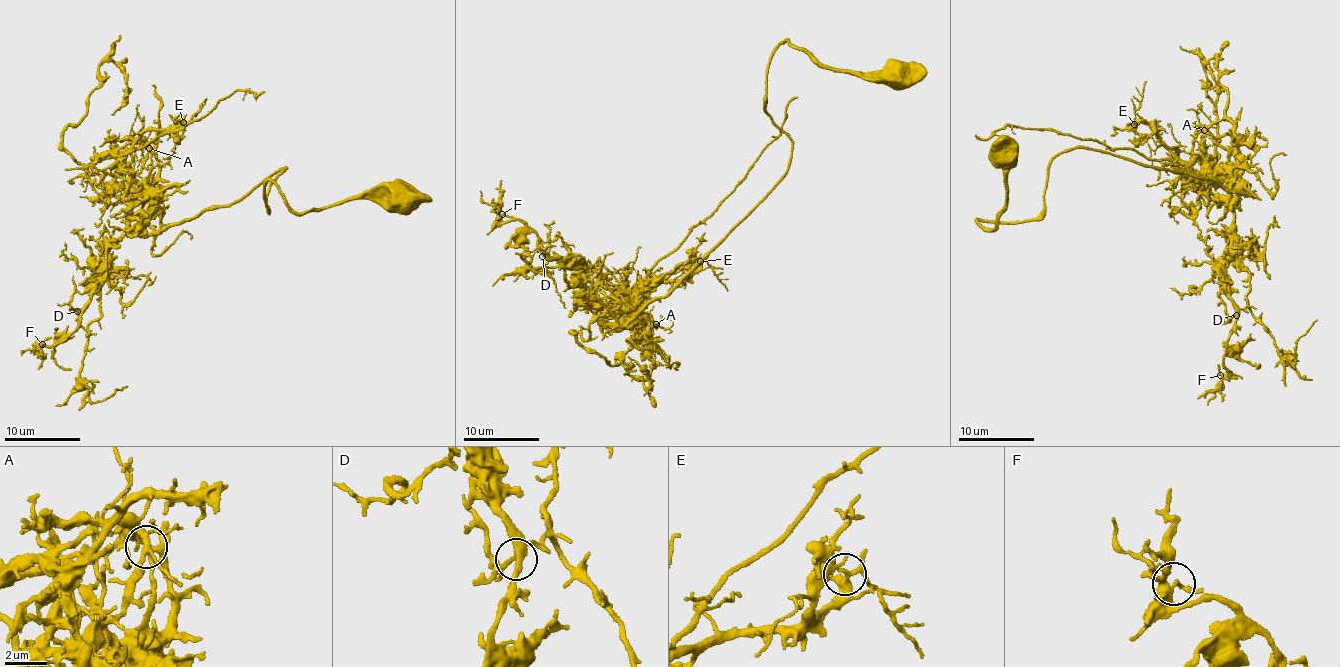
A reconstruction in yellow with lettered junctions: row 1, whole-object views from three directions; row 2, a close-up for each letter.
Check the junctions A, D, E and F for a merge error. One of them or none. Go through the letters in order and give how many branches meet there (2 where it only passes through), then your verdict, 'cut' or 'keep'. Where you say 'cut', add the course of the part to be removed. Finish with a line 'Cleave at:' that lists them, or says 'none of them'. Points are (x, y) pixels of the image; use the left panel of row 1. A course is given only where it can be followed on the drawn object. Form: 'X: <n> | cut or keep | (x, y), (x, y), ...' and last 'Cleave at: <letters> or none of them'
A: 5 | cut | (150, 148), (125, 183), (88, 173), (62, 132), (114, 61), (126, 105), (111, 114)
D: 4 | keep
E: 5 | keep
F: 5 | keep
Cleave at: A

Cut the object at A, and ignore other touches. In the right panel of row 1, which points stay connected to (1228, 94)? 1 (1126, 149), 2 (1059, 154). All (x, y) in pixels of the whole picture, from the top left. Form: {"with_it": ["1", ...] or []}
{"with_it": ["2"]}

